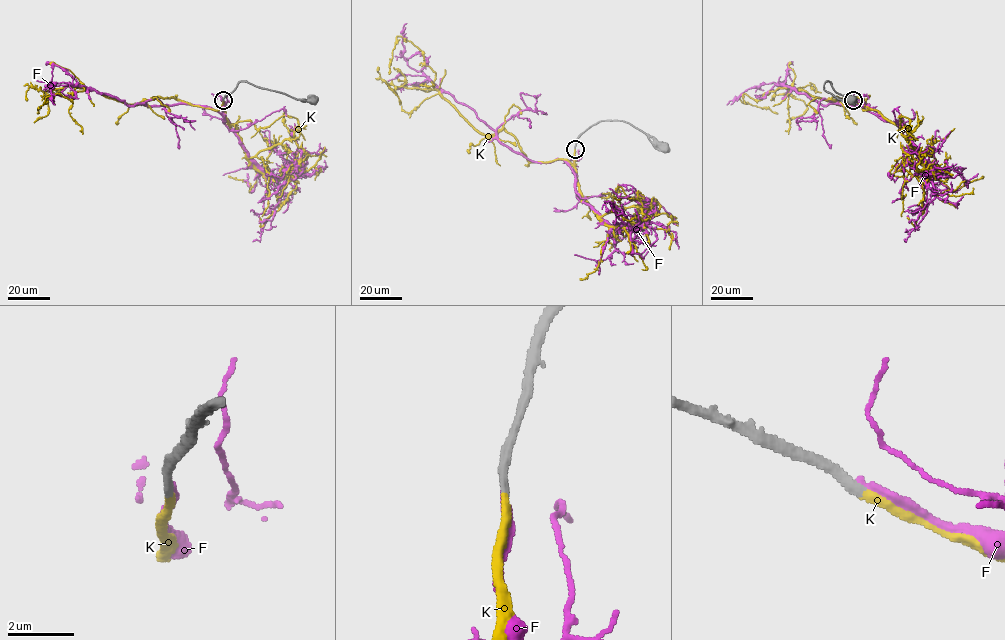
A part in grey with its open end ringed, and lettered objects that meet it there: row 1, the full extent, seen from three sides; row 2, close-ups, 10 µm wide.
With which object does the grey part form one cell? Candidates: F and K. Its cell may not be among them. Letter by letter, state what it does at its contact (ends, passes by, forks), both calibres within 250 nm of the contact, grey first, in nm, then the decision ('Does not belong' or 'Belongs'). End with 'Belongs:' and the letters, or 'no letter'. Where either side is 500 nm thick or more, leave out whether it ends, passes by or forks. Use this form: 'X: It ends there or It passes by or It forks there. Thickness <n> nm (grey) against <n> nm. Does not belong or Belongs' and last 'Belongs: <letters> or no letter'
F: It ends there. Thickness 320 nm (grey) against 220 nm. Does not belong
K: It ends there. Thickness 280 nm (grey) against 260 nm. Belongs
Belongs: K

